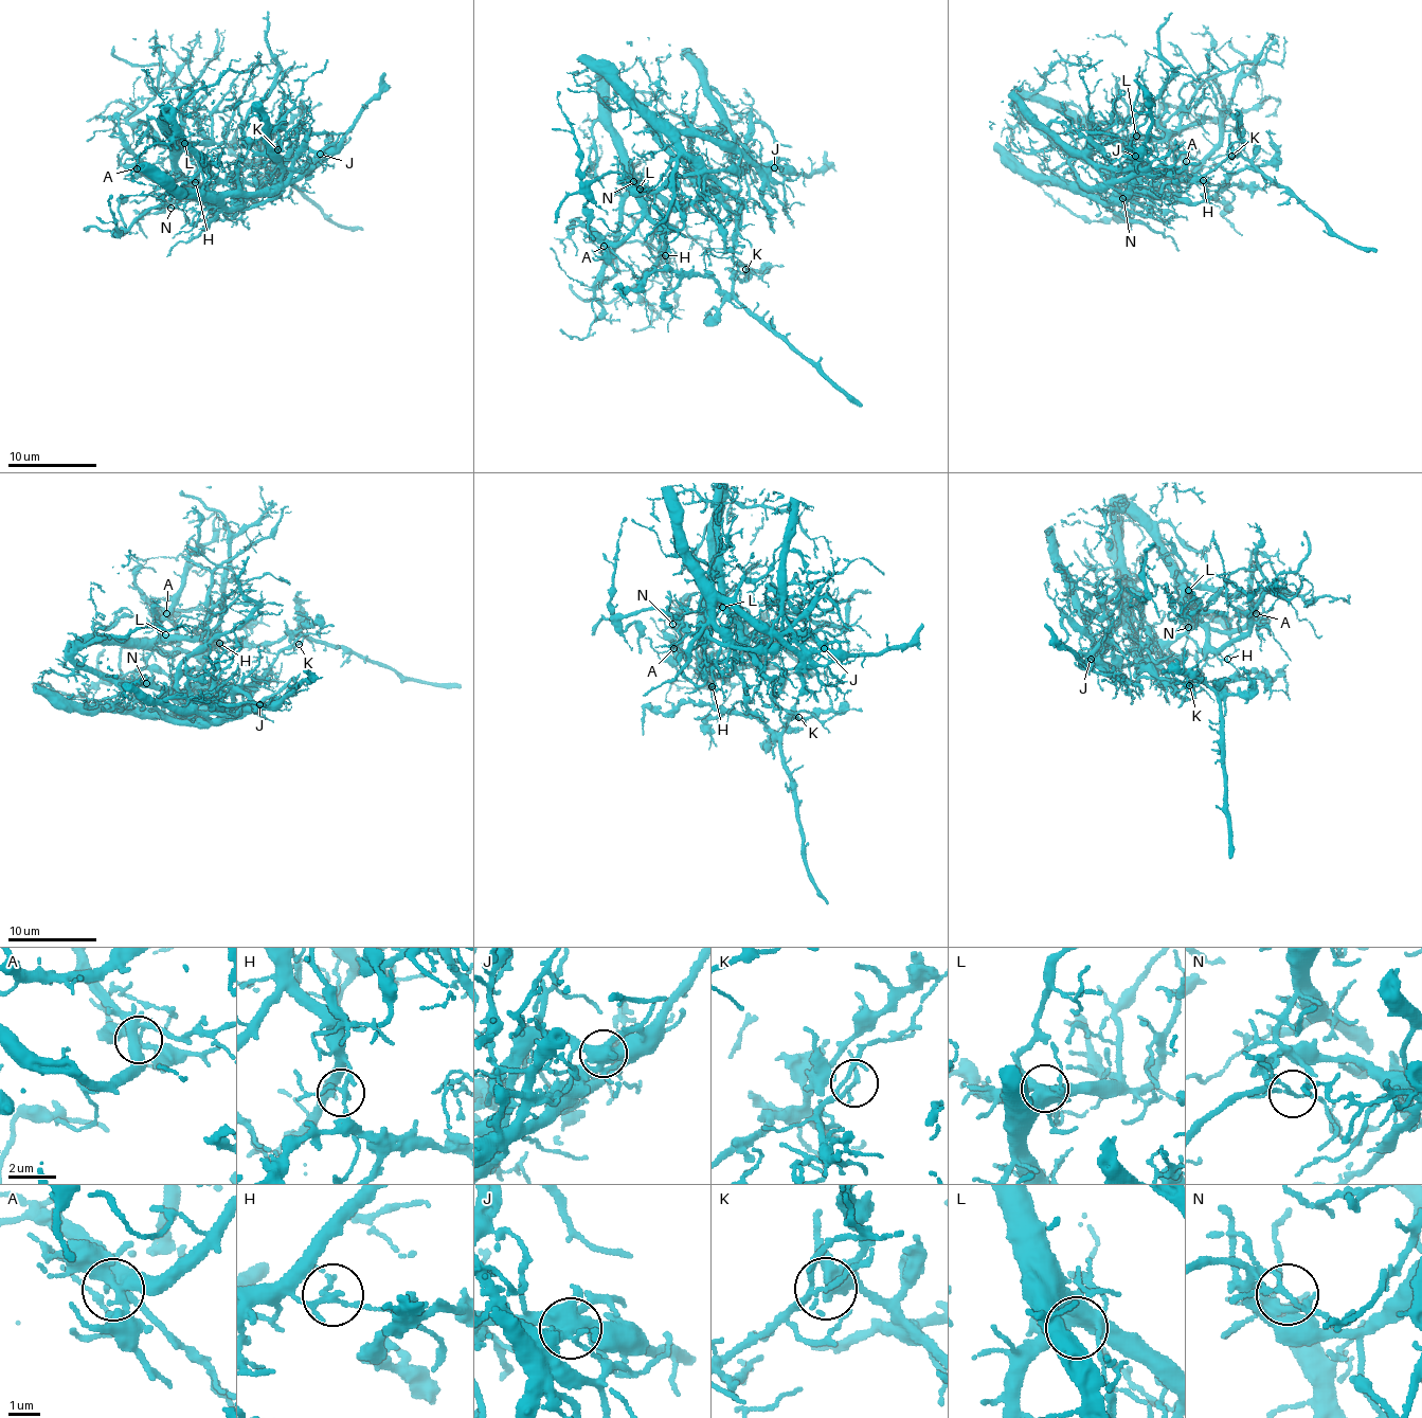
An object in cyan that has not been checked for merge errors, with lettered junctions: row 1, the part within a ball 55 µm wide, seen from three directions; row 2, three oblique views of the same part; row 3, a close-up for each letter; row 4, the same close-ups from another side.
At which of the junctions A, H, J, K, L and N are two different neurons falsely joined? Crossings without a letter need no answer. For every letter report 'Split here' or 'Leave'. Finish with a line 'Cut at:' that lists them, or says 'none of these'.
A: Leave
H: Leave
J: Split here
K: Split here
L: Leave
N: Split here
Cut at: J, K, N

